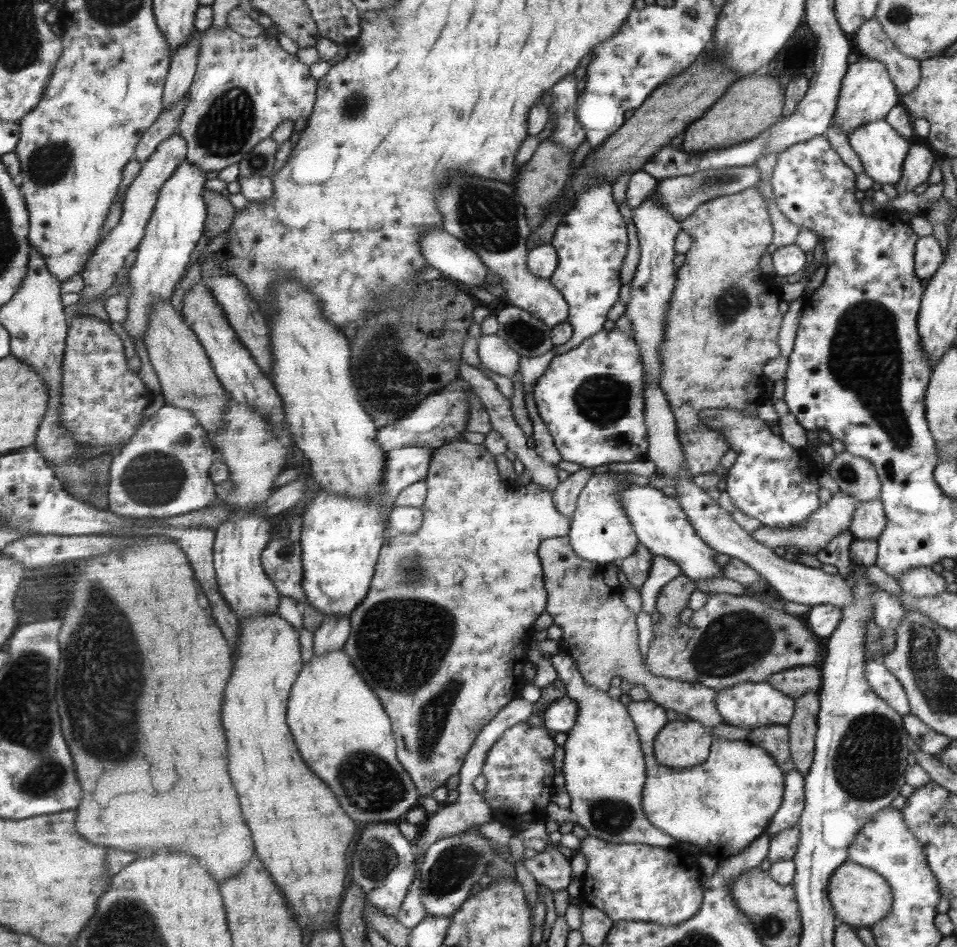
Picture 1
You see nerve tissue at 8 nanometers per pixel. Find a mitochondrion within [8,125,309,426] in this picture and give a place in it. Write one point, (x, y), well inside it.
(50, 163)

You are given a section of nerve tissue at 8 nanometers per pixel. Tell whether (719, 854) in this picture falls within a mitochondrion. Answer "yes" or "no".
no

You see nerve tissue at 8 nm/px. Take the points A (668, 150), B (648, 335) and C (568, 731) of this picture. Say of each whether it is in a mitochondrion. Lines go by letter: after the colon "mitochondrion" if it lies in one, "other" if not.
A: other
B: other
C: other

